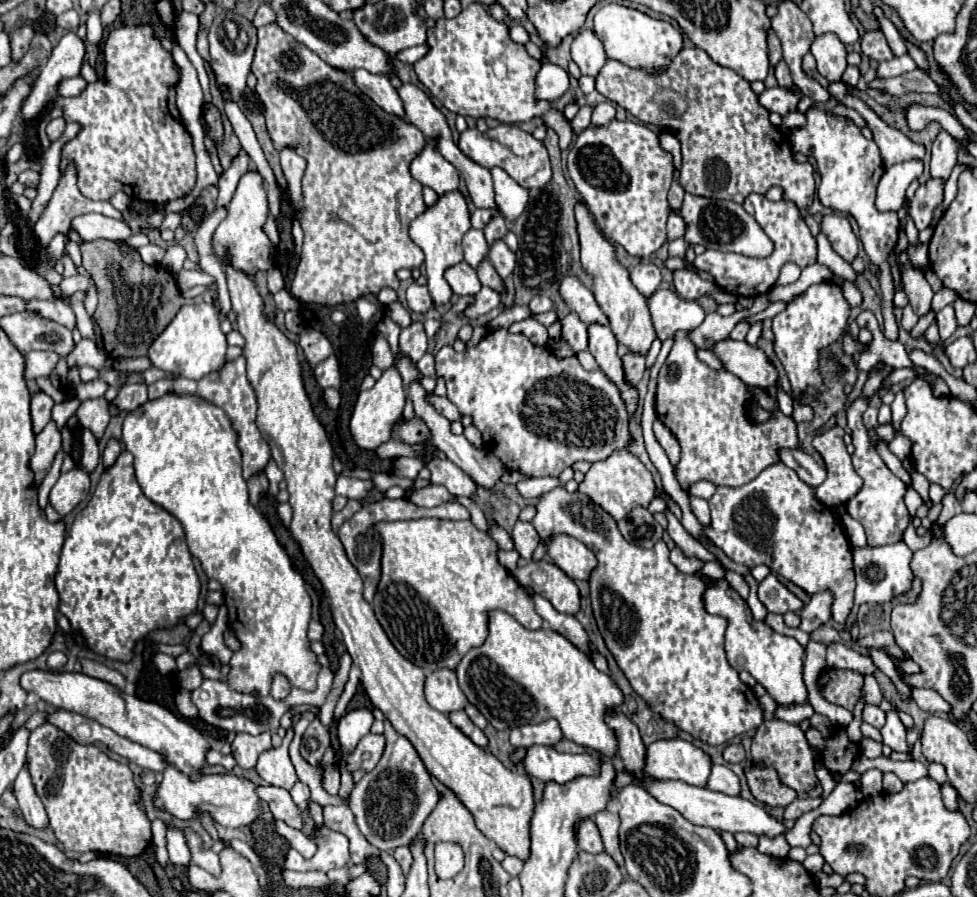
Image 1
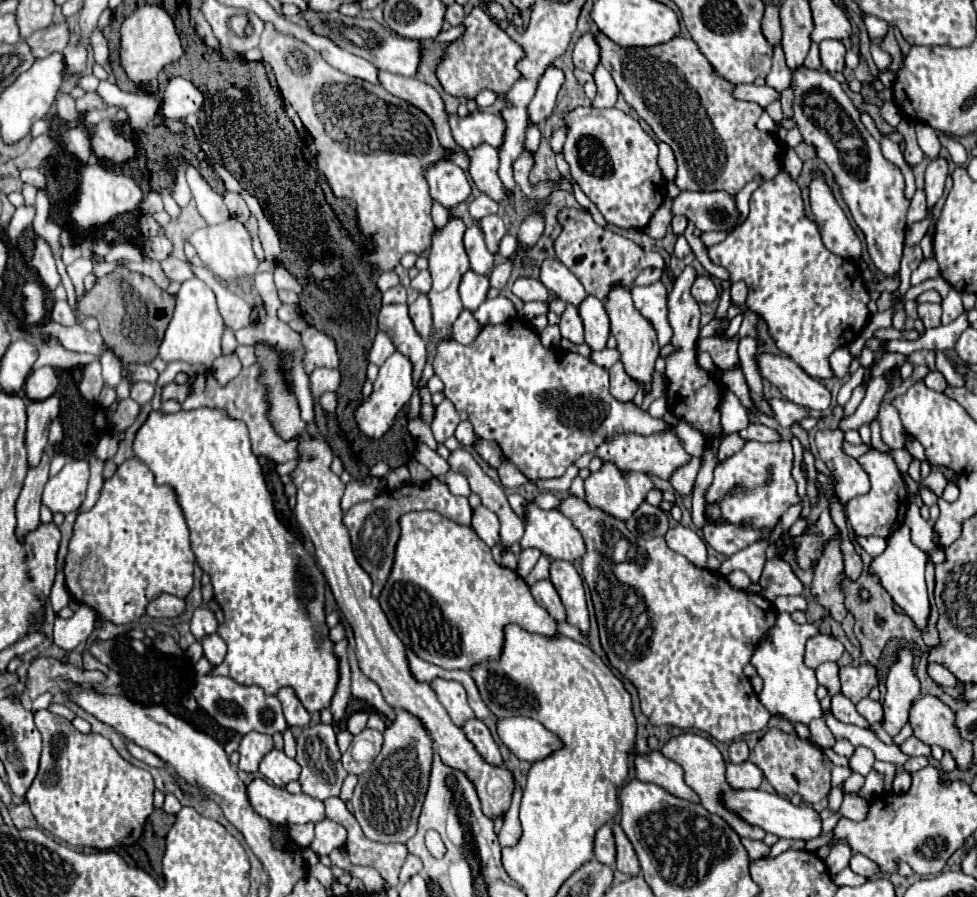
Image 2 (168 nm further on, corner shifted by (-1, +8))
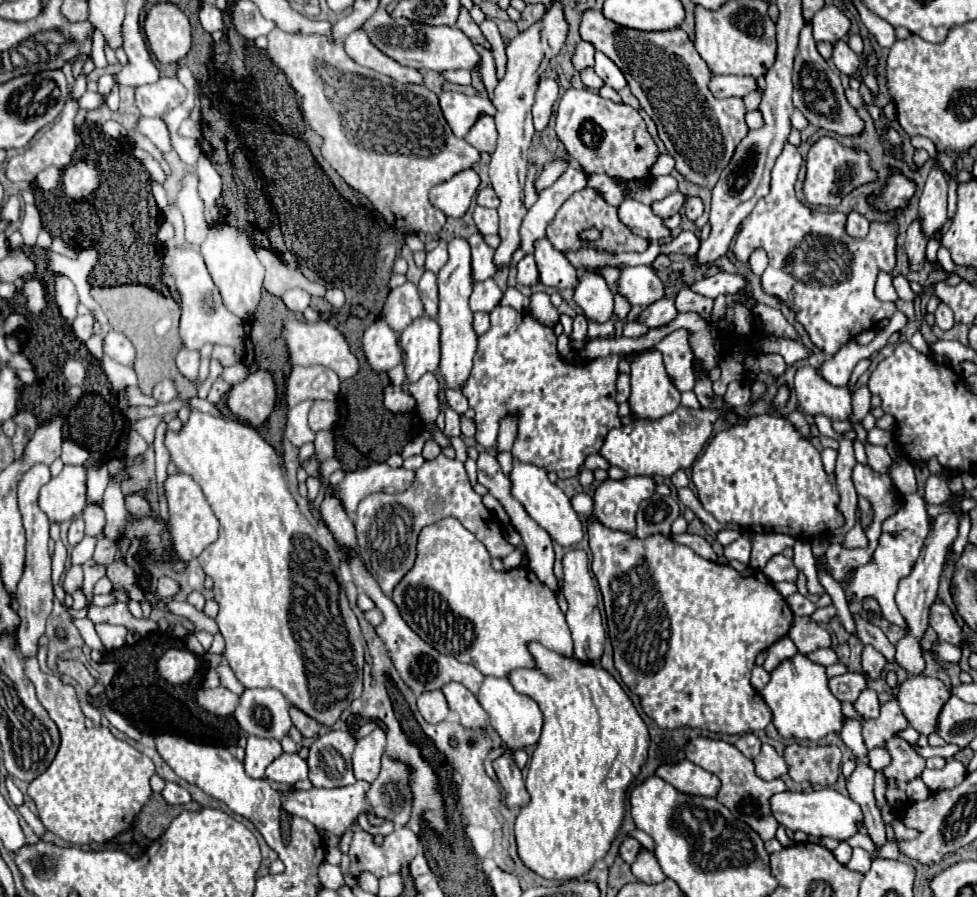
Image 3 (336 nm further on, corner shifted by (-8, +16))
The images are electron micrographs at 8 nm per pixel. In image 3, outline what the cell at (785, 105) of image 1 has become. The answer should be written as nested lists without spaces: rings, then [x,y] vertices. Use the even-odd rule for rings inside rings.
[[[712,76],[710,90],[716,98],[730,98],[730,96],[746,96],[758,88],[756,78],[752,76]]]

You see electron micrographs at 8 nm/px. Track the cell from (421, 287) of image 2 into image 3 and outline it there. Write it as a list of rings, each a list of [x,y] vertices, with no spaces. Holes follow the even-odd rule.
[[[440,238],[438,240],[438,246],[432,250],[432,252],[428,252],[426,254],[426,270],[430,270],[430,272],[434,272],[434,274],[438,274],[440,272],[440,268],[446,264],[446,260],[448,260],[448,252],[446,252],[446,240],[444,238]]]

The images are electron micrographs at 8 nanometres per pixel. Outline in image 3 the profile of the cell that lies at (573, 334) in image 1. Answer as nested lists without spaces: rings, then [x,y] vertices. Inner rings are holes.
[[[578,314],[574,318],[574,330],[572,330],[572,340],[586,340],[588,338],[588,320],[584,314]]]

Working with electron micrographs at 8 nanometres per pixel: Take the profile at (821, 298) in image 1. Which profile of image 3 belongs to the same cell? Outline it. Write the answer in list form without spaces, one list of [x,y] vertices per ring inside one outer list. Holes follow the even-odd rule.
[[[786,142],[772,168],[768,196],[756,202],[736,234],[734,256],[740,262],[748,262],[756,248],[768,254],[762,290],[792,308],[796,320],[808,332],[810,342],[826,356],[832,356],[842,344],[896,312],[894,302],[882,302],[874,296],[878,270],[892,270],[896,262],[896,224],[872,222],[864,240],[850,238],[844,230],[844,212],[816,212],[796,198],[794,186],[800,166],[802,156],[796,146]]]

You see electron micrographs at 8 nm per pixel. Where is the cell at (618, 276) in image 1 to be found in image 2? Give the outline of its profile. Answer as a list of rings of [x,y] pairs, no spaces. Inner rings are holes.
[[[613,288],[609,292],[609,300],[605,302],[605,310],[611,318],[611,334],[617,338],[617,350],[621,352],[621,362],[623,370],[637,382],[645,386],[645,396],[651,392],[651,382],[653,382],[653,368],[655,360],[659,356],[659,346],[657,346],[657,334],[655,328],[649,320],[645,320],[637,308],[633,308],[633,300],[629,296],[629,288]]]

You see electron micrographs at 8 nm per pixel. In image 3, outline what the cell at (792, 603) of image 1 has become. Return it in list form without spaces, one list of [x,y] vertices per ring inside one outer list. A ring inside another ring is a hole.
[[[776,554],[768,560],[766,568],[762,570],[772,582],[796,582],[800,570],[794,566],[792,558]]]

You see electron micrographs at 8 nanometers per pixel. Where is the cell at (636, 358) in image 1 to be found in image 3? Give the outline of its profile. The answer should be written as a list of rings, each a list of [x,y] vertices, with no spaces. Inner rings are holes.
[[[620,374],[618,382],[616,382],[616,388],[618,388],[616,400],[618,402],[626,402],[628,396],[630,396],[630,376],[628,374]]]

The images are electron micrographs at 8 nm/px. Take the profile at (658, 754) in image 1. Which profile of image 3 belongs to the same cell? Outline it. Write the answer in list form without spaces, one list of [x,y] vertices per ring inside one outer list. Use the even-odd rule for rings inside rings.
[[[698,736],[688,740],[688,744],[684,746],[684,754],[690,762],[702,766],[704,770],[712,772],[714,776],[720,778],[722,786],[720,792],[716,796],[718,802],[722,802],[736,818],[740,818],[742,822],[746,822],[752,830],[756,830],[760,834],[762,840],[770,840],[776,834],[778,822],[770,812],[770,796],[776,794],[778,790],[786,790],[786,784],[782,780],[762,780],[754,774],[754,764],[752,760],[748,760],[746,756],[742,756],[736,746],[724,742],[724,740],[714,740],[714,738],[706,738],[706,736]]]

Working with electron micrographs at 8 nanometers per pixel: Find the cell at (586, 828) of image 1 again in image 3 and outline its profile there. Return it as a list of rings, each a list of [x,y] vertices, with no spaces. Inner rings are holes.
[[[626,836],[626,838],[620,842],[618,856],[620,856],[624,862],[632,864],[632,862],[636,860],[636,854],[638,854],[638,850],[640,850],[640,842],[638,842],[638,840],[634,840],[632,836]]]

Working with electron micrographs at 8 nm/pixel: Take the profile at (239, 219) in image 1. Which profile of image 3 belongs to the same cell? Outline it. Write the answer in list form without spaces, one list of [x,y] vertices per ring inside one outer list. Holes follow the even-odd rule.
[[[214,224],[208,230],[208,236],[206,236],[204,244],[200,246],[200,252],[204,256],[204,262],[208,266],[208,272],[214,280],[214,284],[218,286],[218,290],[222,294],[226,308],[242,320],[250,318],[258,308],[262,282],[264,282],[264,266],[260,264],[248,236],[244,232],[240,232],[240,228],[236,228],[236,226]]]

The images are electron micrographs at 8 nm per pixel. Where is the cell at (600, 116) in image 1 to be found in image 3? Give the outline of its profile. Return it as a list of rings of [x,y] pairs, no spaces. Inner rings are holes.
[[[596,52],[594,70],[596,70],[596,74],[604,80],[606,86],[610,86],[610,88],[614,88],[614,90],[622,90],[622,88],[626,86],[626,78],[624,78],[624,74],[620,72],[620,68],[618,68],[608,56],[604,56],[602,52]]]

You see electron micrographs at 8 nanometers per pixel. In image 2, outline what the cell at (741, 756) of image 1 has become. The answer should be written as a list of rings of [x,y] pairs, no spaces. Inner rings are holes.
[[[735,740],[729,746],[729,762],[731,764],[741,764],[749,758],[749,746],[743,740]]]

